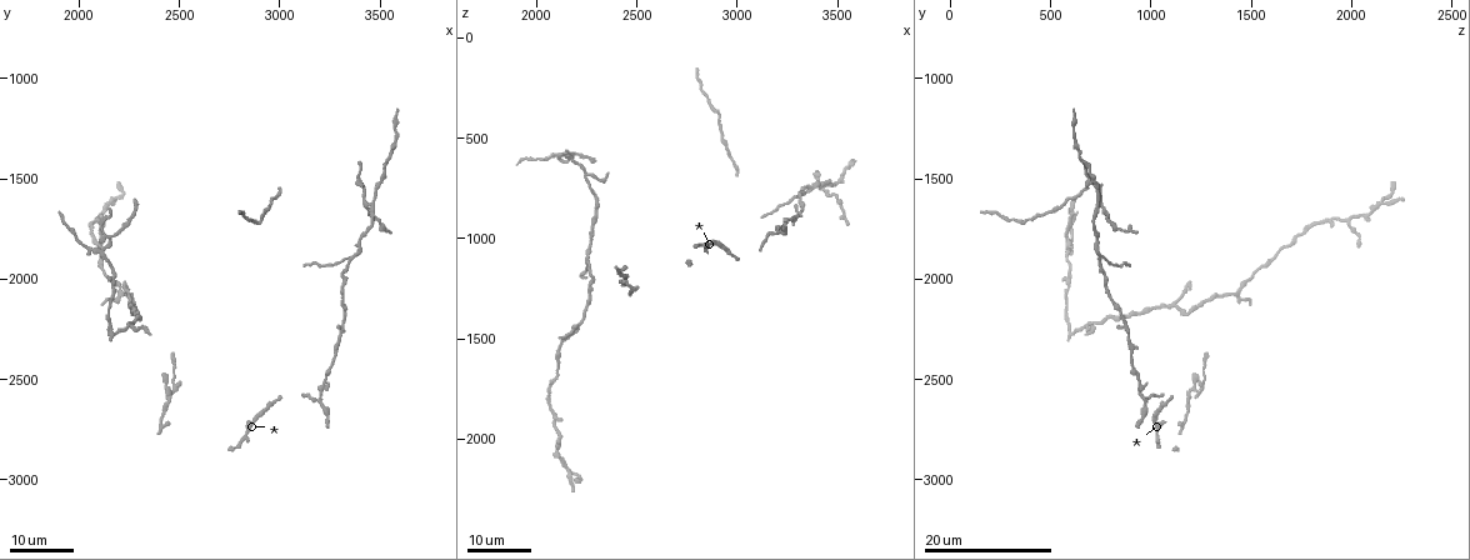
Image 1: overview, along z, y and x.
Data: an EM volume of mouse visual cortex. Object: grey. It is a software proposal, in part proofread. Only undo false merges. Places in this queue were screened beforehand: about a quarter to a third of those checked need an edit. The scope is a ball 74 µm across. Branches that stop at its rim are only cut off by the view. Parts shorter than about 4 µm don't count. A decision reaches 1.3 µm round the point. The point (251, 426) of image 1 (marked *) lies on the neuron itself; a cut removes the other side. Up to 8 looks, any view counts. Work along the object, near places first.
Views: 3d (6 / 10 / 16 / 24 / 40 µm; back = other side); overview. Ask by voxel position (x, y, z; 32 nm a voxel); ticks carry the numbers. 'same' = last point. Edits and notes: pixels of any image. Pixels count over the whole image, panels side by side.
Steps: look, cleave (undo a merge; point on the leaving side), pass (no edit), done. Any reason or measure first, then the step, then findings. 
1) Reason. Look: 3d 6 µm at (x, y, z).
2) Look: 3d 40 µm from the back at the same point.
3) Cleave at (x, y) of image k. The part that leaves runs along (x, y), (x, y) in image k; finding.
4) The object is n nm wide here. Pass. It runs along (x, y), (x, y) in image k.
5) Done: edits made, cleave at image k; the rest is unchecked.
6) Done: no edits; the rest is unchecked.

Branch point. Look: 3d 16 µm at (3200, 2600, 970).

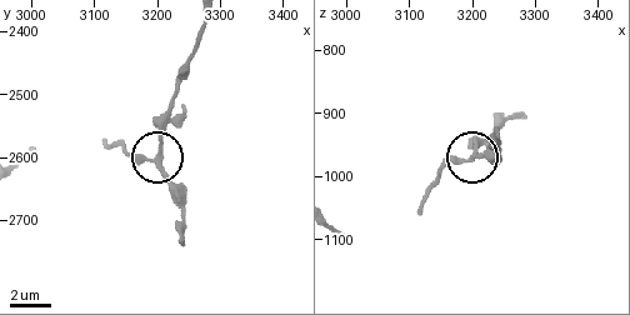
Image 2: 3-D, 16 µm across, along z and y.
Closer look. Look: 3d 6 µm at (3200, 2605, 970).

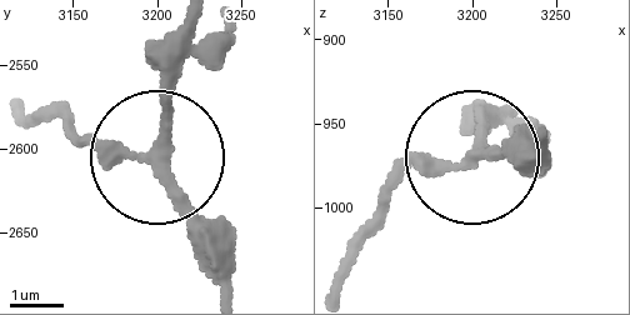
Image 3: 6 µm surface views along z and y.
3 arms meet here. Pass. Continuous, no second neuron.

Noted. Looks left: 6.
Calibre changes. Look: 3d 16 µm at (3250, 2440, 920).

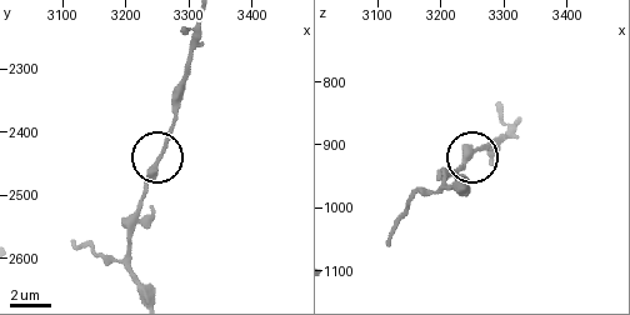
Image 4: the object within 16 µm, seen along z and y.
Closer look. Look: 3d 10 µm at (3255, 2440, 910).

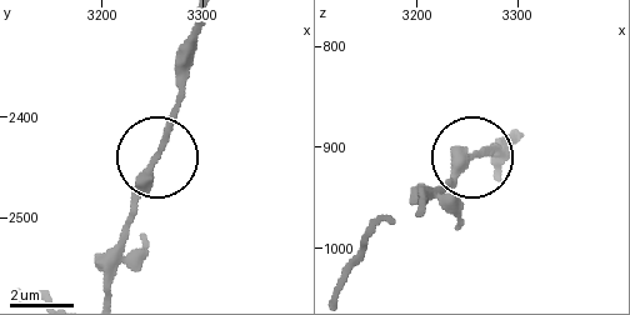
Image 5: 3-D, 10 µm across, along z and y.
Pass. One neuron here.

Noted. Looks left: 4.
Look: 3d 16 µm at (3330, 2160, 850).

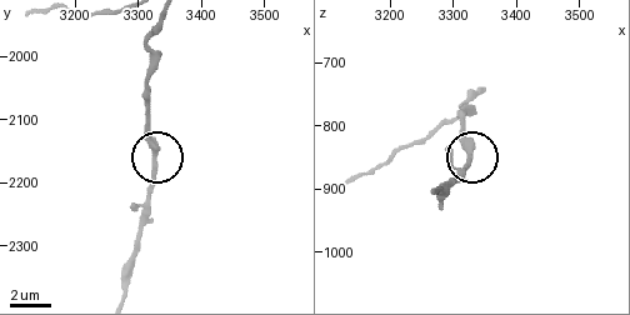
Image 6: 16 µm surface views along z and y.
Look: 3d 10 µm at (3325, 2165, 850).

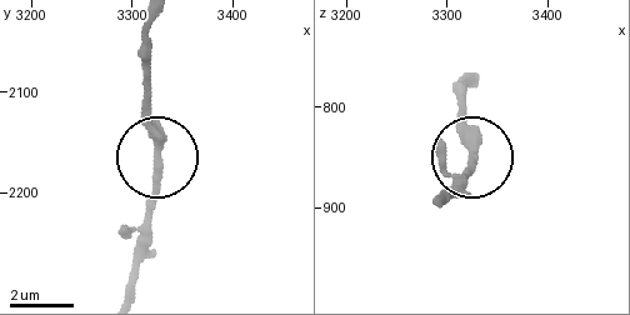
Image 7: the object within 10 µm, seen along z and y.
Pass. All the same neuron.

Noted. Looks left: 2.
Arms part here. Look: 3d 16 µm at (3370, 1890, 770).

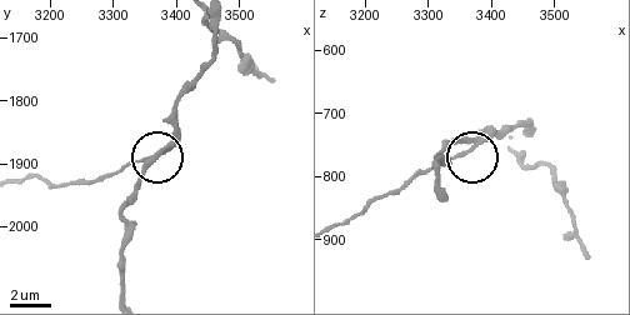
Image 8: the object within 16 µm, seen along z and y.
Look: 3d 10 µm at the same point.

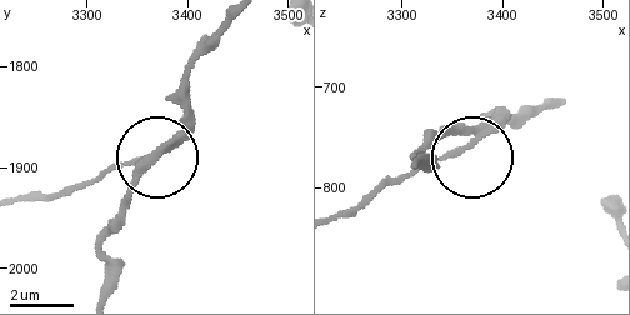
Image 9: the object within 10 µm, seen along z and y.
3 arms meet here. Cleave at (129, 163) of image 9. The part that leaves runs along (164, 148), (21, 201) in image 9; two neurons meet here.

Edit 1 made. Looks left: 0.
Done: edits made, cleave at image 9; the rest is unchecked.

